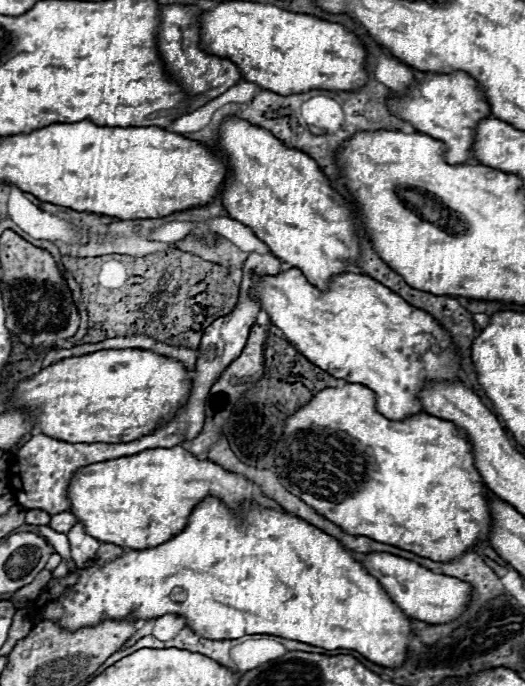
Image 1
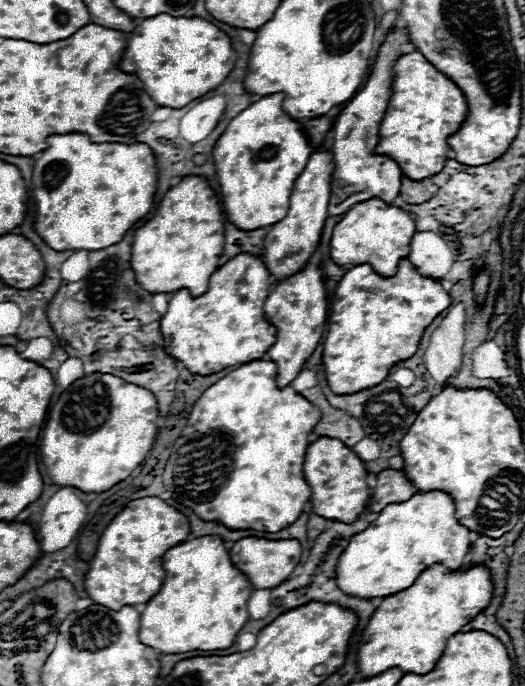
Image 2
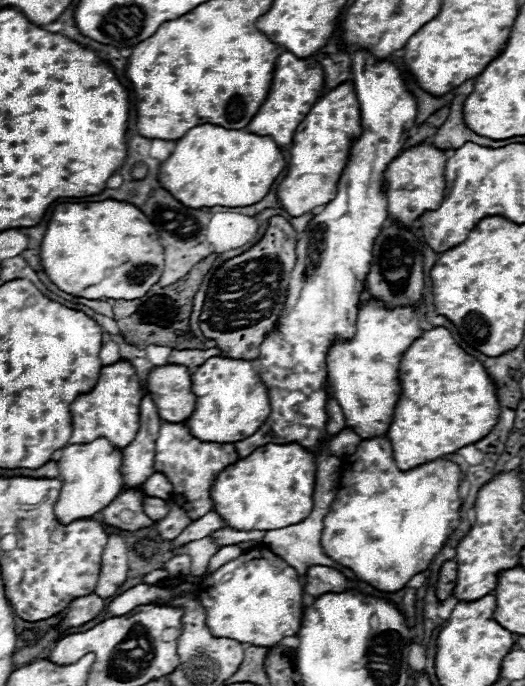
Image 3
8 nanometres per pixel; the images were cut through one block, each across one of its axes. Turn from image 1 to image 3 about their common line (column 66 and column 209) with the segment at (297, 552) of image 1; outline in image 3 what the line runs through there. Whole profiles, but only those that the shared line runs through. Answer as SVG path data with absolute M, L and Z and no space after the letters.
M256 546L212 572L200 586L206 626L214 636L232 638L252 646L272 648L282 638L294 636L302 624L302 582L292 566L266 546Z

